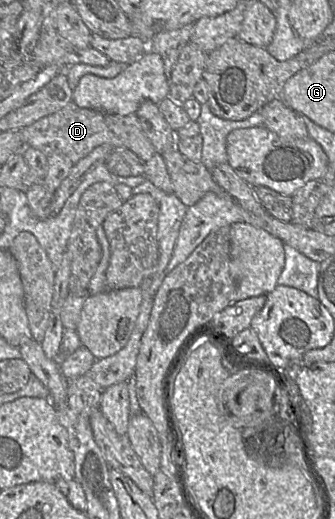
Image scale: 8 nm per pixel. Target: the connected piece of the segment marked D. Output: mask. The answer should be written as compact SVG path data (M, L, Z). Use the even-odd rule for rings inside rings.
M70 101L59 111L41 118L21 131L24 147L40 150L46 156L52 153L61 153L67 156L73 164L102 144L109 144L114 148L127 148L141 160L144 167L143 176L147 181L150 181L164 193L173 193L172 182L164 158L144 134L136 113L129 115L109 114L98 110L81 108L73 101Z

